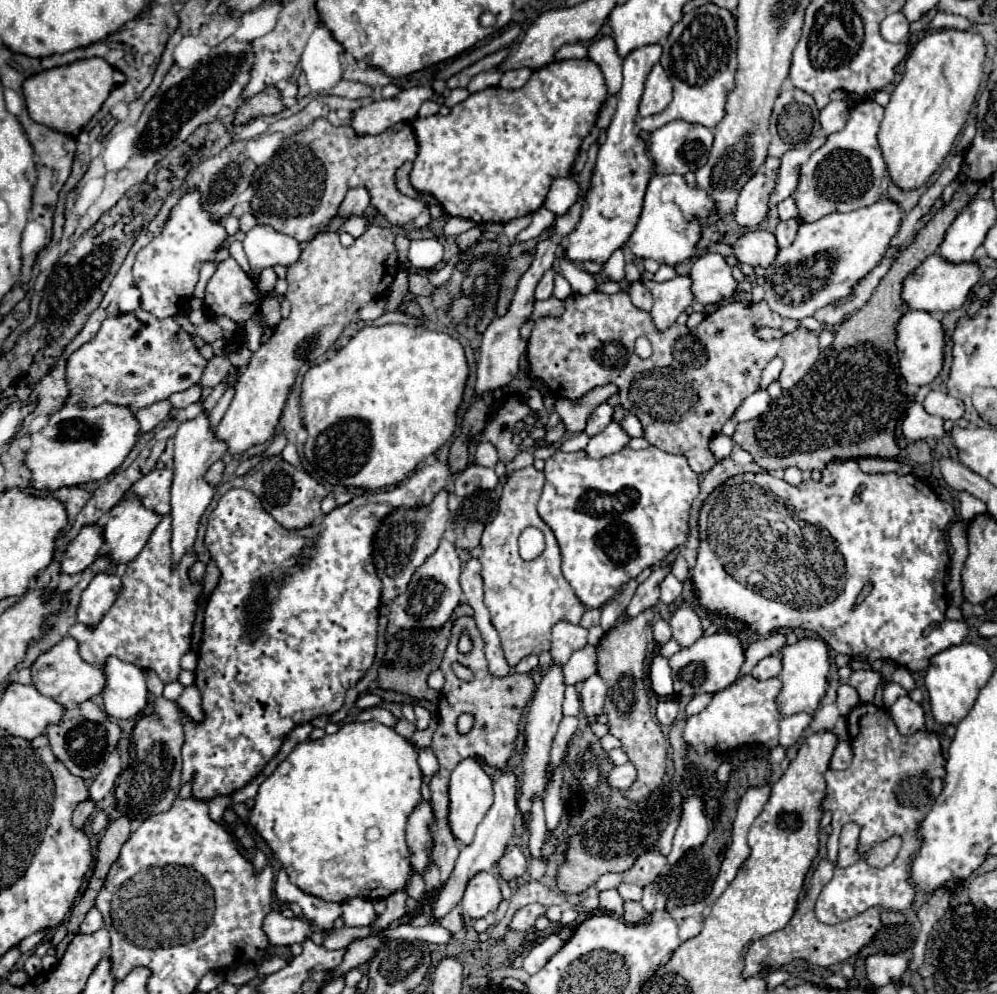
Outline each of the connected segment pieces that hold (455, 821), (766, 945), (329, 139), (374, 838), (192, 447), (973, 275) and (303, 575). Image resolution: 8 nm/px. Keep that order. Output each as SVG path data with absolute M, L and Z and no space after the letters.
M467 758L467 760L459 762L459 766L453 770L451 782L449 782L449 816L447 816L449 828L459 844L467 846L473 840L475 828L479 826L479 822L483 820L483 816L487 814L491 804L493 804L493 782L485 774L483 764L475 758Z
M845 824L843 830L841 830L841 836L839 836L839 854L837 854L837 860L831 862L831 860L821 860L811 876L811 886L805 894L803 900L797 902L797 908L795 908L795 914L793 918L789 920L789 924L783 928L783 930L777 930L773 934L767 934L755 942L751 942L747 954L745 954L745 968L741 972L743 978L751 978L755 976L757 972L761 972L763 964L769 964L773 968L781 968L785 964L789 964L791 960L805 960L809 962L811 966L833 966L837 962L845 962L847 958L855 956L875 934L877 930L881 928L881 918L879 918L879 908L869 908L861 914L857 914L855 918L849 918L841 924L835 924L835 926L829 926L829 924L823 924L815 918L813 914L813 906L815 906L815 900L817 900L817 894L821 892L821 886L825 882L829 882L829 876L833 874L835 868L839 866L847 866L847 864L853 864L857 862L857 826L853 824Z
M319 118L313 122L311 128L301 130L295 136L289 136L285 140L283 148L267 164L259 166L253 172L251 188L255 194L251 198L251 212L259 224L271 226L275 232L287 234L287 236L295 238L299 244L309 242L315 234L323 232L329 226L331 218L337 214L337 206L341 204L347 190L357 188L357 186L363 186L369 192L371 206L381 216L385 216L391 226L405 226L405 224L413 222L423 210L429 210L431 218L439 218L441 206L427 206L425 202L403 196L395 188L395 170L407 160L413 162L415 156L417 156L417 140L415 140L413 128L409 124L395 124L395 126L387 128L383 134L359 138L353 134L351 126L333 126L327 118Z
M349 722L343 724L335 734L325 734L319 740L305 740L299 742L291 754L275 768L271 776L265 778L265 782L259 786L259 792L255 796L255 806L251 810L249 822L259 832L259 836L267 842L273 856L283 864L291 884L301 888L305 894L317 896L327 902L343 904L351 898L363 898L363 900L381 900L391 896L397 890L403 890L409 874L411 874L411 862L409 862L409 850L405 846L405 822L407 816L413 812L413 806L421 802L421 770L417 764L417 748L413 748L405 738L401 738L393 728L381 726L379 722Z
M201 412L197 418L187 420L183 424L179 424L179 430L175 434L175 458L173 458L173 486L171 486L171 560L173 566L177 566L181 562L181 558L193 548L193 542L197 538L197 526L199 526L199 518L205 514L211 498L213 498L213 488L205 482L203 474L205 470L221 460L225 456L225 442L217 442L217 438L213 438L213 430L209 428L209 420L207 420L207 412Z
M939 254L929 256L921 262L905 280L901 290L901 300L909 306L909 310L925 310L925 312L951 312L965 304L969 290L979 282L981 270L973 262L951 264L943 260Z
M433 462L417 472L403 484L395 486L393 490L379 490L379 492L365 492L361 496L355 496L343 506L337 506L329 514L323 514L317 524L297 528L297 530L287 530L281 524L275 522L273 516L265 514L261 510L261 504L249 490L229 490L221 496L217 508L209 514L207 522L207 532L205 532L205 546L215 560L221 576L217 586L213 588L207 606L205 606L205 618L203 618L203 640L201 640L201 650L199 650L199 660L197 660L197 670L195 670L195 686L201 692L201 706L205 712L205 720L201 724L193 722L185 712L181 714L181 724L185 732L185 744L183 744L183 772L181 772L181 782L191 782L193 784L193 798L199 800L211 800L215 796L229 796L237 790L241 790L247 782L251 782L263 766L279 752L279 746L283 738L299 724L311 722L317 716L331 716L343 706L343 698L349 686L357 684L365 672L371 668L375 660L375 640L377 640L377 618L379 618L379 598L381 598L381 580L375 574L375 562L373 562L373 540L383 524L383 520L395 510L395 508L421 508L429 506L431 500L439 490L443 490L449 482L449 466L445 462Z

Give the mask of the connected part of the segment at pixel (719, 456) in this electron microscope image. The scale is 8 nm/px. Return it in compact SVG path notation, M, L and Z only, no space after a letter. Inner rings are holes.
M717 434L717 436L711 440L709 449L717 460L722 460L731 454L733 446L734 442L732 438Z

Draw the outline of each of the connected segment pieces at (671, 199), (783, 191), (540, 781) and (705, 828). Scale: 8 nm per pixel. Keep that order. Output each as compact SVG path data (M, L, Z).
M667 174L667 176L651 176L643 200L643 210L639 216L639 222L633 230L633 234L627 240L627 246L631 252L639 258L653 258L659 264L675 266L683 260L687 260L695 244L701 238L701 226L695 220L697 216L705 218L713 210L713 202L709 202L709 196L703 190L689 188L685 184L685 178L679 174Z
M817 136L813 138L807 146L803 148L793 148L787 154L783 154L781 158L781 166L779 166L779 176L777 176L777 186L771 192L769 198L769 208L777 206L781 200L789 198L793 194L793 190L797 188L797 180L799 180L799 168L803 162L809 160L809 156L825 142L825 136Z
M551 664L547 674L543 676L539 688L535 690L535 696L531 700L529 712L527 712L527 726L525 726L525 740L527 740L527 752L523 758L523 768L525 768L525 776L523 776L523 794L519 800L519 810L525 818L529 818L529 808L531 808L531 796L535 792L545 790L545 770L549 764L549 750L551 750L551 742L557 734L557 726L563 718L561 714L561 706L563 706L563 692L565 692L565 682L563 682L563 666L561 664Z
M687 796L683 800L683 816L681 824L673 838L671 854L667 856L669 864L675 864L689 848L699 846L705 842L709 832L709 812L707 812L707 798L703 796Z

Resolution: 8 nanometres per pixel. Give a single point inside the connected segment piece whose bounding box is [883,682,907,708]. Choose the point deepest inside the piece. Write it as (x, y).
(891, 691)

